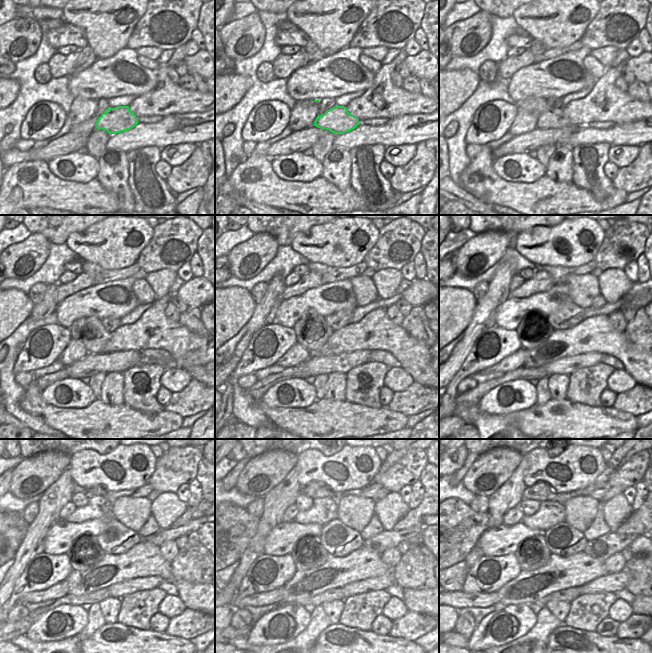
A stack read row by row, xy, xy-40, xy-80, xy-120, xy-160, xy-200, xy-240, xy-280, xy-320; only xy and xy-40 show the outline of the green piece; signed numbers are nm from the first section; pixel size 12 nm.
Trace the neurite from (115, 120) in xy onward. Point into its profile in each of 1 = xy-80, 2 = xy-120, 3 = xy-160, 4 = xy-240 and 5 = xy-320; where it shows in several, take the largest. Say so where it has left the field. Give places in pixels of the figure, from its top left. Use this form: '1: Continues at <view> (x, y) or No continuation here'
1: Continues at xy-80 (547, 118)
2: Continues at xy-120 (101, 336)
3: Continues at xy-160 (301, 325)
4: Continues at xy-240 (77, 549)
5: Continues at xy-320 (533, 542)

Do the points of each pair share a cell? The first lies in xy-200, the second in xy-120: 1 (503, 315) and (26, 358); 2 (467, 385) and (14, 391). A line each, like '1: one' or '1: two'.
1: two
2: two

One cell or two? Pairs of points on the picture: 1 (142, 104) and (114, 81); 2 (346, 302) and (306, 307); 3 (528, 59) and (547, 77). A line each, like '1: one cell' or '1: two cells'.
1: two cells
2: one cell
3: two cells

